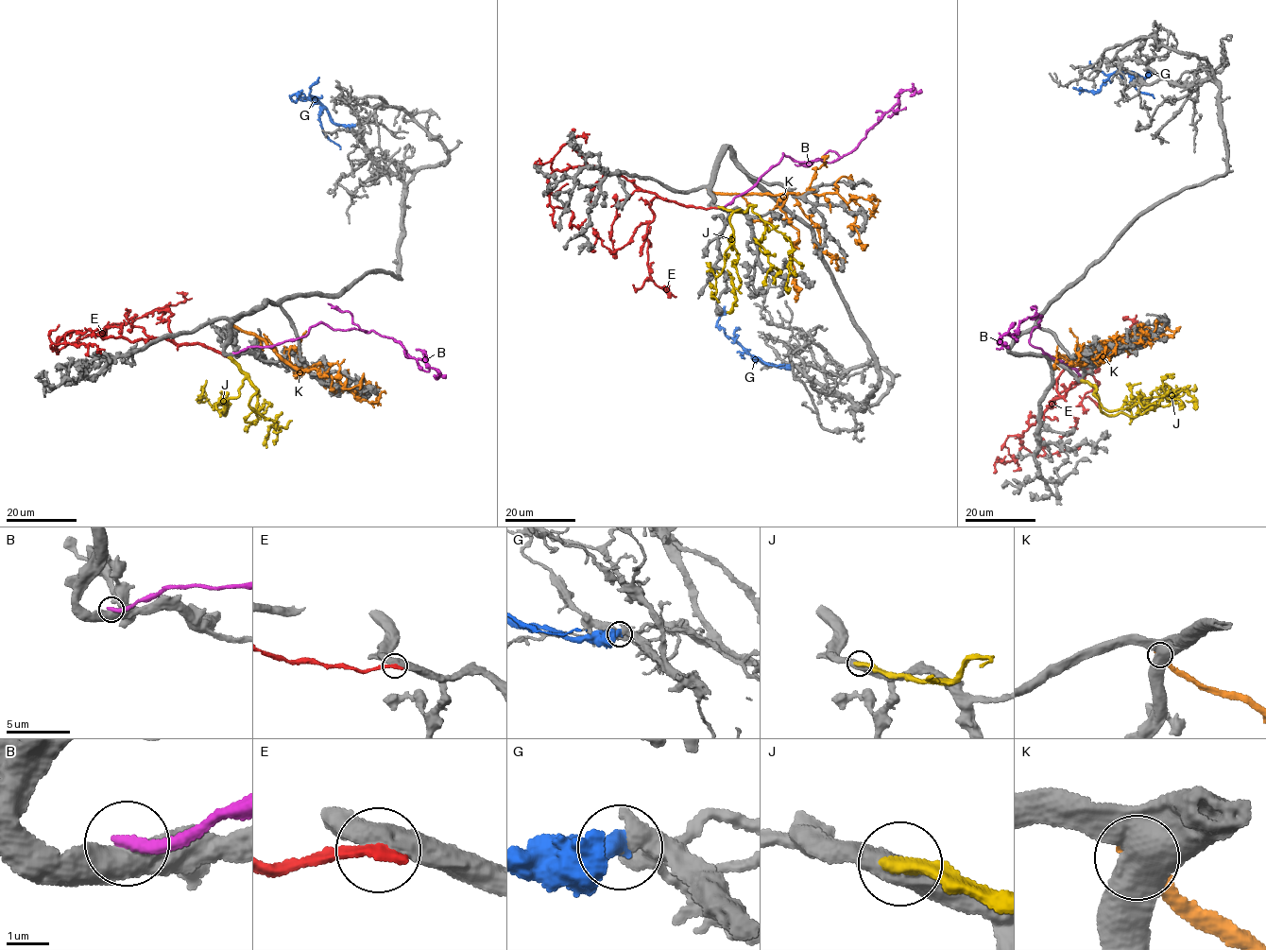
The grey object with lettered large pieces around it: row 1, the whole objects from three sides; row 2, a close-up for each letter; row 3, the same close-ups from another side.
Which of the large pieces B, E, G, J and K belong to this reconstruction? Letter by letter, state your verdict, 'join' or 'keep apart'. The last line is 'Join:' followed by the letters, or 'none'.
B: keep apart
E: keep apart
G: join
J: keep apart
K: keep apart
Join: G

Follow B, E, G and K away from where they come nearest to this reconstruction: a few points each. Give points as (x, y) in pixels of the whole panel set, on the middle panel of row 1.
B: (722, 209), (783, 153), (803, 163), (841, 158), (898, 102), (899, 93), (911, 89), (915, 92), (910, 95)
E: (715, 207), (661, 199), (597, 166), (556, 170), (548, 179), (553, 207), (571, 211), (576, 227), (586, 218)
G: (793, 365), (781, 367), (759, 359), (737, 341), (727, 337), (723, 328), (717, 326), (725, 306)
K: (709, 189), (719, 194), (786, 195), (780, 209), (799, 233), (792, 257), (796, 293), (796, 284)

